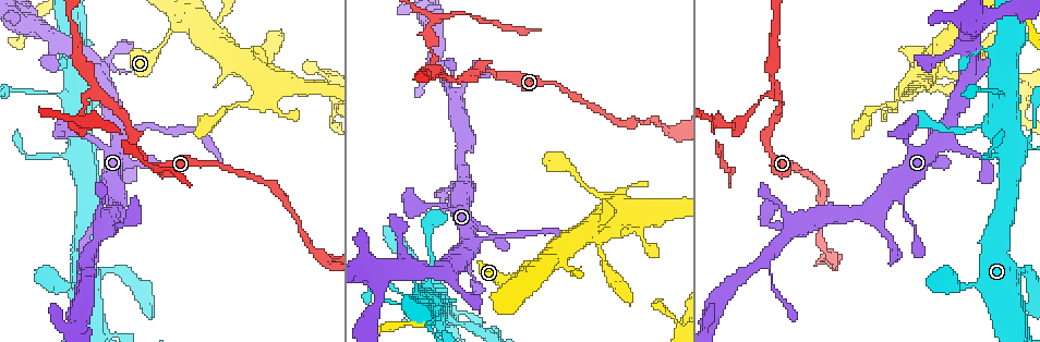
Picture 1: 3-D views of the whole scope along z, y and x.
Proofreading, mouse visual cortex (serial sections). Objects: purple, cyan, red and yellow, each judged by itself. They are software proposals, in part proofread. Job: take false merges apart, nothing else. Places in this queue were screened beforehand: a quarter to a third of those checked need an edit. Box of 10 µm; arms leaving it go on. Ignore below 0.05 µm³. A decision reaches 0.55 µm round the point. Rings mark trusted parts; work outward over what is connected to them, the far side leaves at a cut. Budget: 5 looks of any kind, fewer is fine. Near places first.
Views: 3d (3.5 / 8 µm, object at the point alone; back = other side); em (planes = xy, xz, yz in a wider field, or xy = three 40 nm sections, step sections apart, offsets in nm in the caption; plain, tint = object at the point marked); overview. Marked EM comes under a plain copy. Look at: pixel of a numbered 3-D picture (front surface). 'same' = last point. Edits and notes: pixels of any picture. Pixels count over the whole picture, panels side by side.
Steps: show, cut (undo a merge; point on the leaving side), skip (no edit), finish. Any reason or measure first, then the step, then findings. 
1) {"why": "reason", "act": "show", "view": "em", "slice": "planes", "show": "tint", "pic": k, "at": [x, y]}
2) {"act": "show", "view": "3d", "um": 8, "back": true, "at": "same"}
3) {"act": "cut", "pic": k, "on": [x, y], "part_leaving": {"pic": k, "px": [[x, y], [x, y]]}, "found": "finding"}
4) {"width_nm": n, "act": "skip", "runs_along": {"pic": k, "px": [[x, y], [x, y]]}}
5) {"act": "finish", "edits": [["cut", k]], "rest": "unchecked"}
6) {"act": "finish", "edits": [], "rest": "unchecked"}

{"why": "looks like a crossing", "act": "show", "view": "3d", "um": 3.5, "pic": 1, "at": [796, 230]}

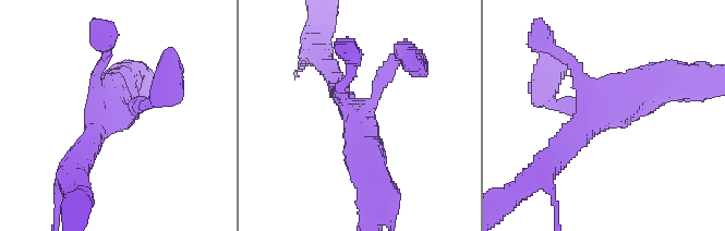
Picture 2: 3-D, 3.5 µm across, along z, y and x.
{"act": "show", "view": "em", "slice": "xy", "step": 2, "show": "tint", "pic": 2, "at": [357, 114]}

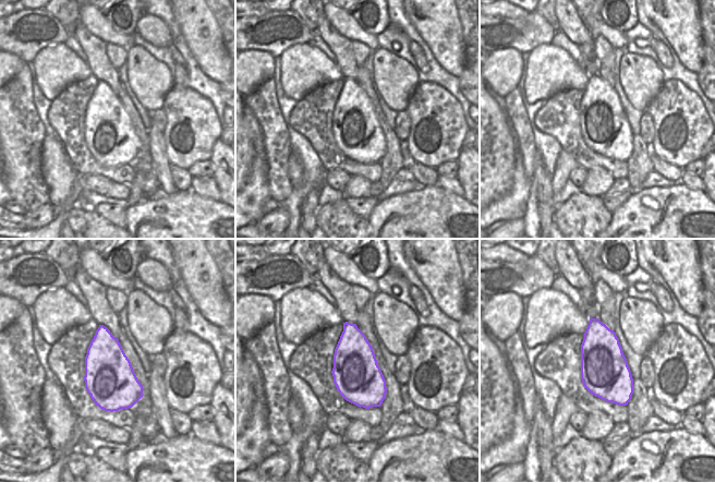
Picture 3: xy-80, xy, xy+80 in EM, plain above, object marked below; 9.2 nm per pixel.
{"arm_widths_nm": [200, 200, 300, 500], "act": "skip", "found": "all the same cell"}

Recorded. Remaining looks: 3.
{"why": "arms part here", "act": "show", "view": "3d", "um": 3.5, "pic": 1, "at": [98, 95]}

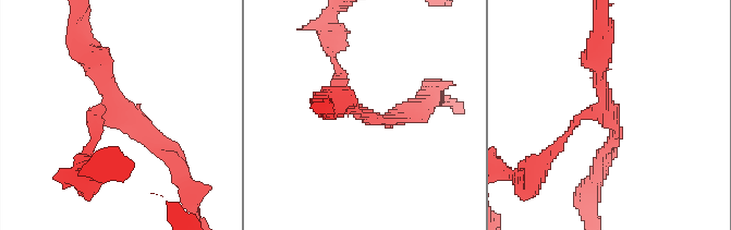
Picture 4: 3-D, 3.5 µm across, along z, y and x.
{"arms": 3, "arm_widths_nm": [150, 200, 250], "why": "need the tissue", "act": "show", "view": "em", "slice": "xy", "step": 2, "show": "tint", "pic": 4, "at": [365, 116]}

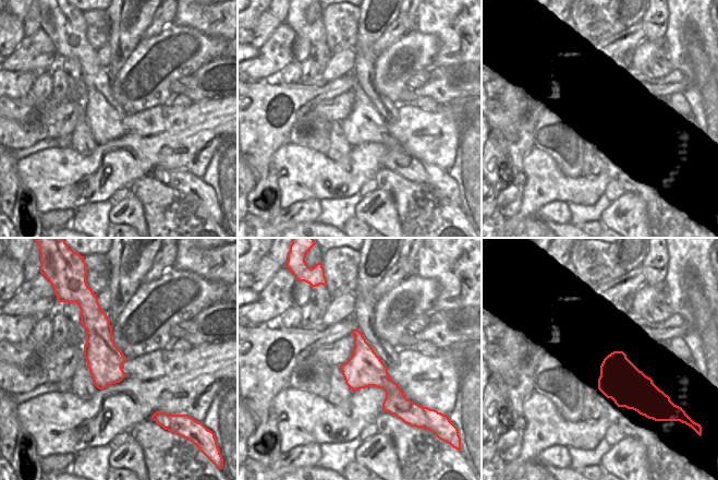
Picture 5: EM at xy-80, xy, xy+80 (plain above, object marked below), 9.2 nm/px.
{"act": "skip", "runs_along": {"pic": 4, "px": [[421, 105], [363, 116], [337, 94], [337, 65]]}, "found": "one cell here"}

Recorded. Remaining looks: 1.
{"act": "finish", "edits": [], "rest": "unchecked"}

